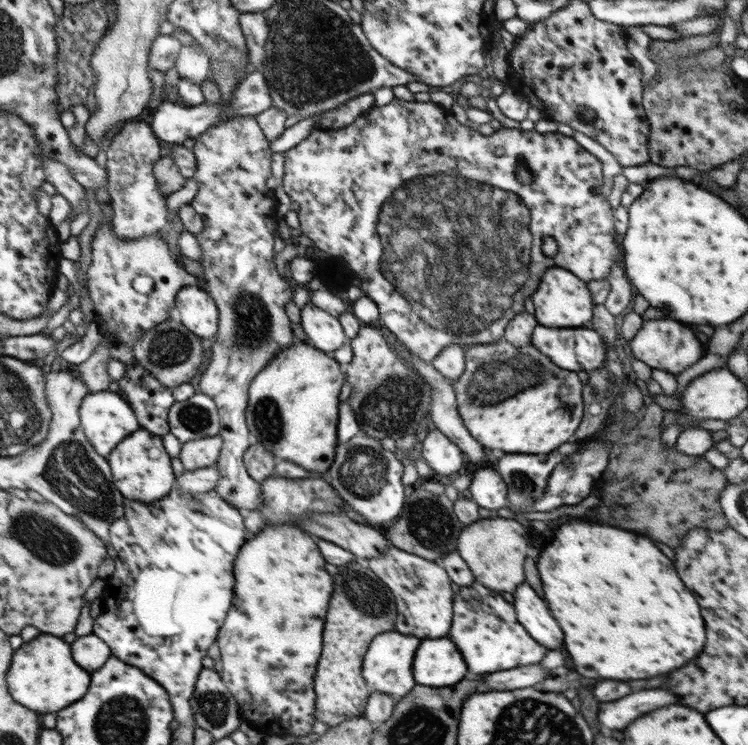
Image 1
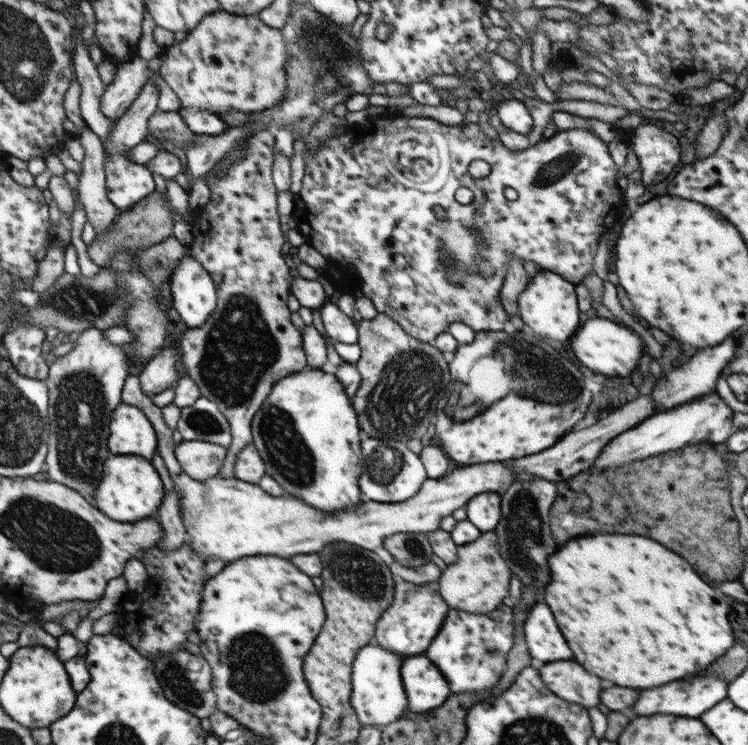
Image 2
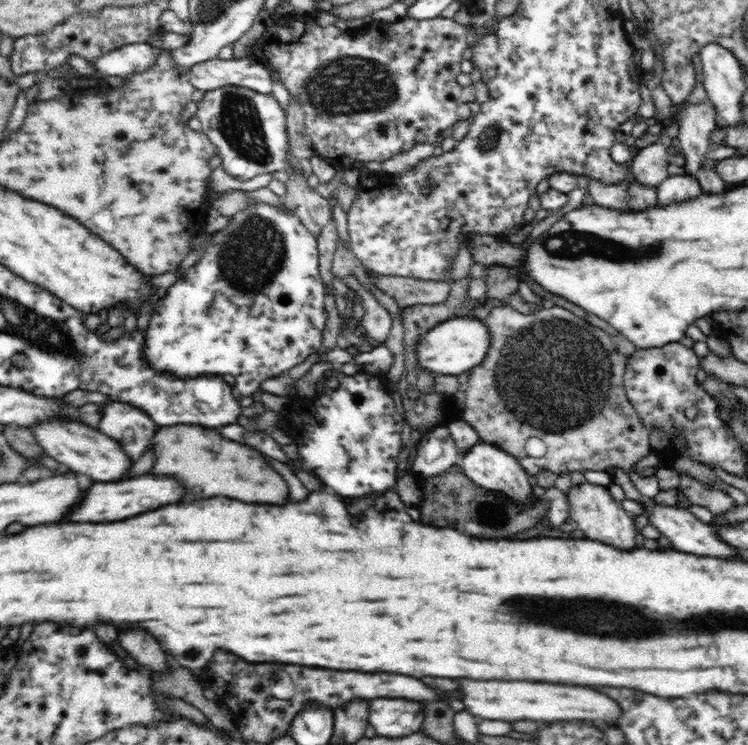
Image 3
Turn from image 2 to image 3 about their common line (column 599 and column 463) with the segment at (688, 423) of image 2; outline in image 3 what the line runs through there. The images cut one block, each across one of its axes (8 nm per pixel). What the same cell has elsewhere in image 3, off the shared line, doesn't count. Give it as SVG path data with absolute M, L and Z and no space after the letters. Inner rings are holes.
M478 442L466 454L459 456L456 464L462 467L465 475L474 484L486 490L506 493L507 497L516 504L519 504L521 508L526 508L532 502L533 477L524 470L524 467L520 465L516 458L504 452L501 448L487 442Z

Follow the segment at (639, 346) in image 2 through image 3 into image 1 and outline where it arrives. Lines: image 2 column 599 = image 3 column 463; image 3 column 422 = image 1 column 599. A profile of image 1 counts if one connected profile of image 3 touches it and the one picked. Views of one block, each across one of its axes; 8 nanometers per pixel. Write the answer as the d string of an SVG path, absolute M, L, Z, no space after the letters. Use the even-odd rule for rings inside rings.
M589 325L578 328L538 326L532 344L564 370L596 370L606 358L602 337Z

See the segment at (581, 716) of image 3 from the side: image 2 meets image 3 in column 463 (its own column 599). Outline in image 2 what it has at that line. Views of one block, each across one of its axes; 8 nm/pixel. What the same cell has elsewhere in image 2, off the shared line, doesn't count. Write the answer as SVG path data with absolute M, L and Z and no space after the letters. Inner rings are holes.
M570 660L548 662L540 668L544 686L556 696L582 706L596 706L600 702L600 678L588 674L582 666Z

